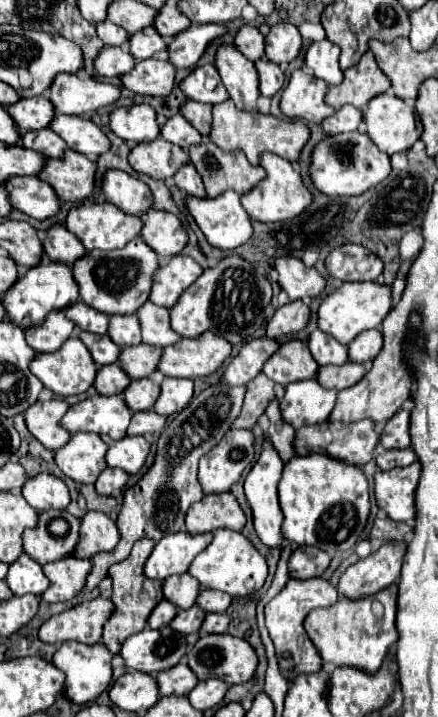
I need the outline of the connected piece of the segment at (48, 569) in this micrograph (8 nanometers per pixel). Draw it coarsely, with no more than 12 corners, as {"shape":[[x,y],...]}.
{"shape":[[71,555],[43,565],[51,581],[41,599],[69,601],[85,587],[89,559]]}

